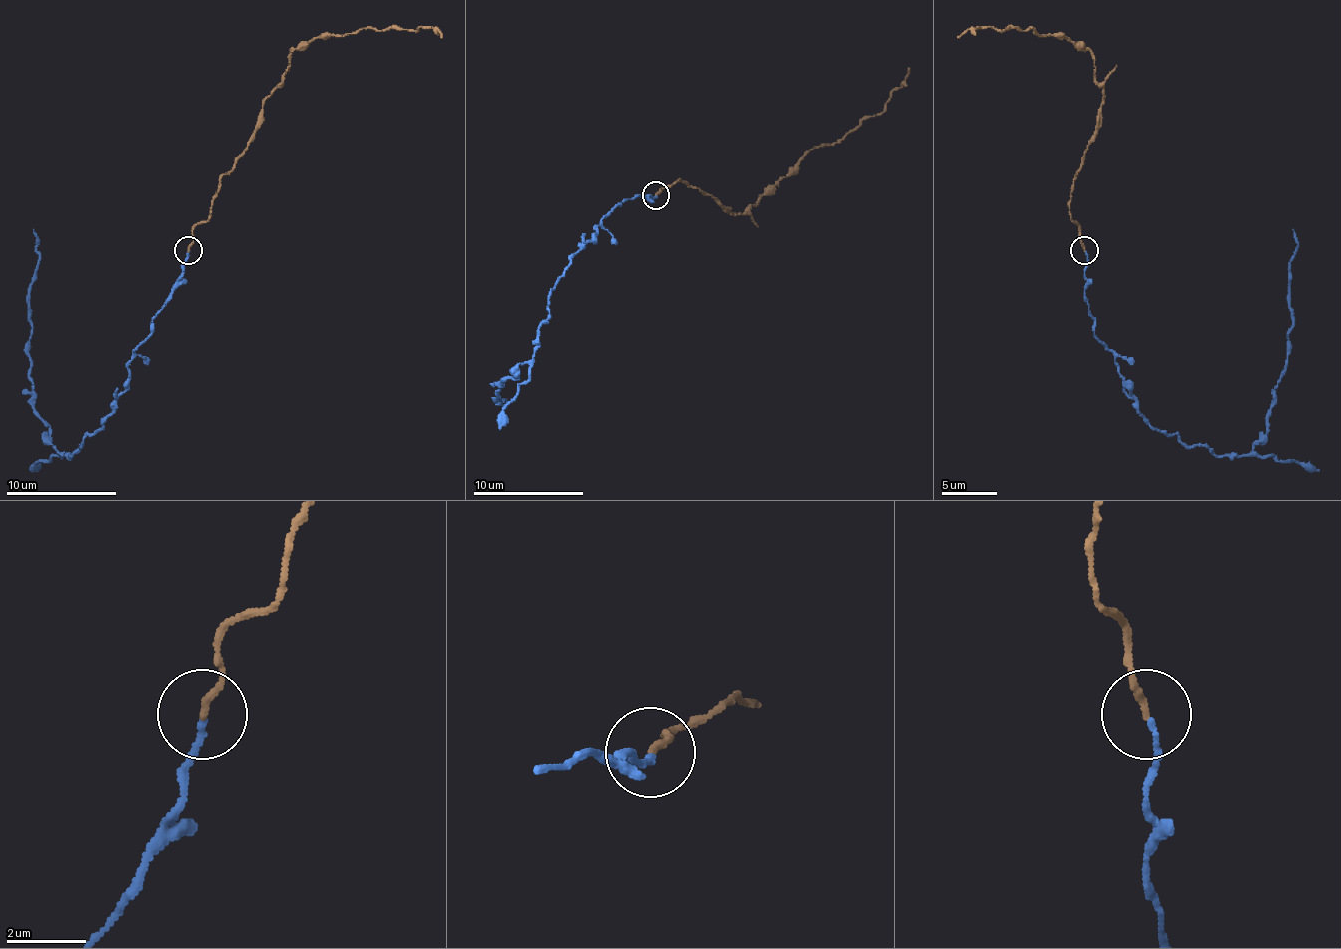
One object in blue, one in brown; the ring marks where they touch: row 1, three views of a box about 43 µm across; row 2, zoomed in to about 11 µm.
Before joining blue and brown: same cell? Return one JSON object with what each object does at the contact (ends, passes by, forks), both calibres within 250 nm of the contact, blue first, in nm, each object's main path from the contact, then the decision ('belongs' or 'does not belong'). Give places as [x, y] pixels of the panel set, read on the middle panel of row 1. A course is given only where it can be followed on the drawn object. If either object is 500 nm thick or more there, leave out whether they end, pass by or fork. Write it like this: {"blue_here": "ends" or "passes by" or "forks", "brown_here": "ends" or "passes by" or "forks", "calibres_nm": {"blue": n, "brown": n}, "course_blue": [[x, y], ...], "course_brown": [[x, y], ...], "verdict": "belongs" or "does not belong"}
{"blue_here": "ends", "brown_here": "ends", "calibres_nm": {"blue": 140, "brown": 170}, "course_blue": [[655, 197], [616, 205], [566, 266], [547, 299], [539, 346], [500, 384], [500, 404]], "course_brown": [[655, 194], [682, 180], [732, 213], [743, 213], [815, 147], [834, 144], [864, 120], [881, 114], [908, 67]], "verdict": "belongs"}

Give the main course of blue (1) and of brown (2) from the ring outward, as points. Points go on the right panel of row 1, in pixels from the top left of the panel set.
1: (1086, 252), (1084, 299), (1095, 335), (1114, 354), (1136, 409), (1188, 445), (1249, 456), (1288, 357), (1293, 230)
2: (1084, 249), (1070, 216), (1070, 191), (1103, 100), (1092, 53), (1034, 28), (976, 26), (957, 37)

